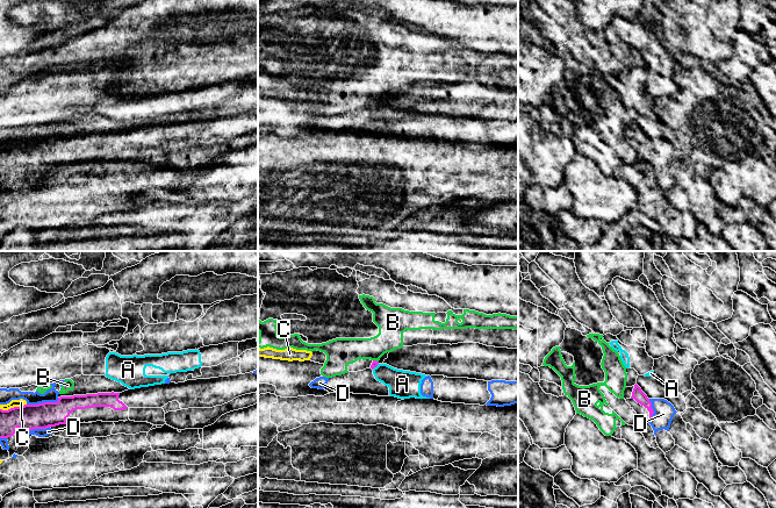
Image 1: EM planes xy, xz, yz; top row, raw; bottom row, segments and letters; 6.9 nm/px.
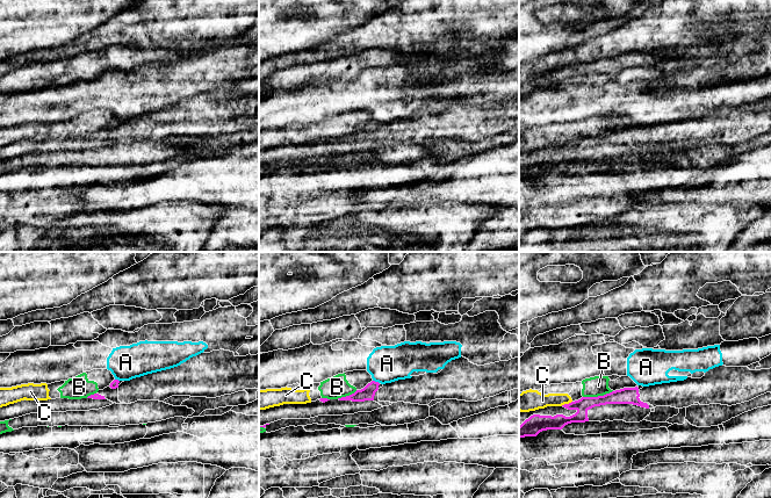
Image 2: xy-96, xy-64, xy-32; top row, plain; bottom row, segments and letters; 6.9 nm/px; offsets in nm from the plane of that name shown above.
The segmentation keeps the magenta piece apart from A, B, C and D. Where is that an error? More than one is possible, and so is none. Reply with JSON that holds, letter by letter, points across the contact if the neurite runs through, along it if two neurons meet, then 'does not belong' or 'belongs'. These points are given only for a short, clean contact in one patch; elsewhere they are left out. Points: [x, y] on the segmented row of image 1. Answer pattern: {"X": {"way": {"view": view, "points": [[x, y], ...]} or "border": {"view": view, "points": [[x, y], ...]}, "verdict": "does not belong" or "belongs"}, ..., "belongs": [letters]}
{"A": {"border": {"view": "xz", "points": [[378, 363], [372, 369]]}, "verdict": "does not belong"}, "B": {"verdict": "does not belong"}, "C": {"verdict": "does not belong"}, "D": {"verdict": "belongs"}, "belongs": ["D"]}

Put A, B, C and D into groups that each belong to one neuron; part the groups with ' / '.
A / B C / D

